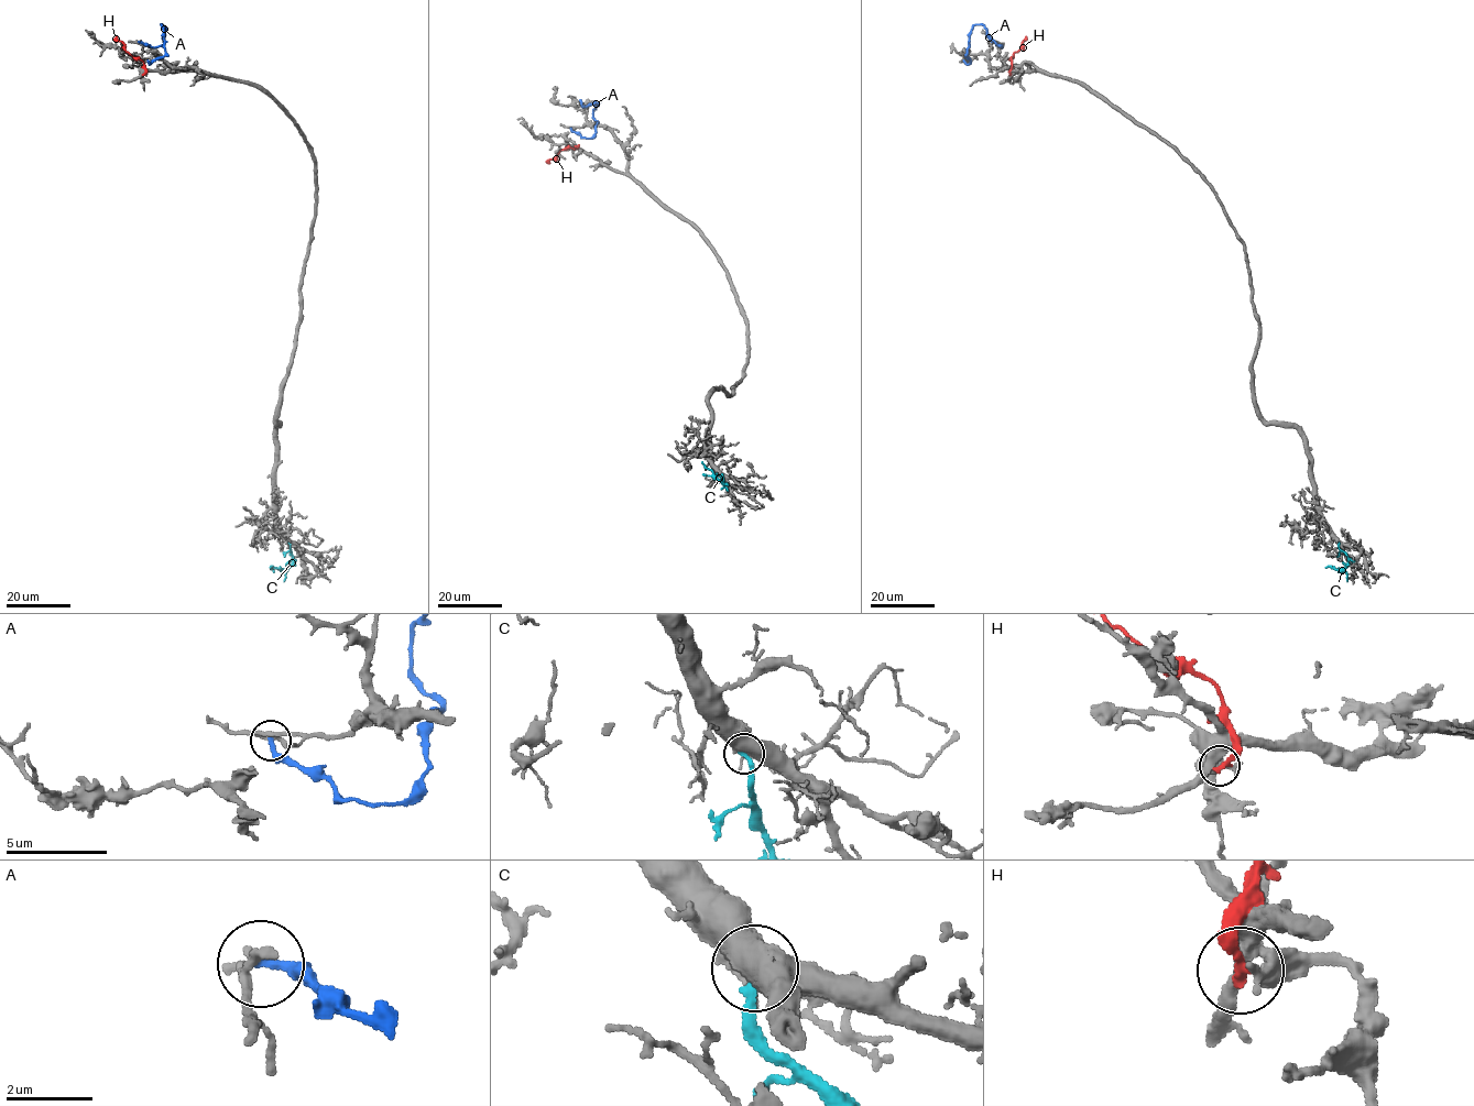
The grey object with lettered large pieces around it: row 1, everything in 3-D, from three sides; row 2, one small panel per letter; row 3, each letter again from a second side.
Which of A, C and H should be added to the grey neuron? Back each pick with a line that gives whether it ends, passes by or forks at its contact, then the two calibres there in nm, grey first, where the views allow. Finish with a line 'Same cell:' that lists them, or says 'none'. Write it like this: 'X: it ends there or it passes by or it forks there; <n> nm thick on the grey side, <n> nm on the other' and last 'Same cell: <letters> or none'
C: it ends there; 550 nm thick on the grey side, 280 nm on the other
Same cell: C

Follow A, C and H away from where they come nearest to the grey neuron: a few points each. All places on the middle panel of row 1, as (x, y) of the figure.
A: (570, 128), (586, 138), (596, 132), (593, 111), (598, 103), (582, 106), (579, 99)
C: (721, 474), (724, 483), (701, 462)
H: (576, 146), (561, 150), (549, 162)

